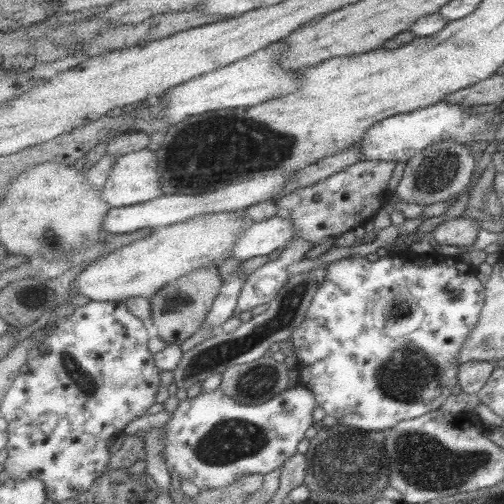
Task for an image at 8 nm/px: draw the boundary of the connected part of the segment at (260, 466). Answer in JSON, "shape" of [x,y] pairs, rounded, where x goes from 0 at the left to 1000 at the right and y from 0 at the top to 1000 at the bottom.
{"shape":[[[589,762],[550,782],[542,794],[522,802],[488,804],[470,798],[468,790],[446,782],[440,770],[397,780],[389,788],[355,798],[351,812],[341,819],[327,853],[327,913],[339,937],[349,937],[355,946],[369,948],[403,970],[446,970],[470,958],[486,940],[524,940],[558,931],[560,925],[589,901],[605,857],[617,845],[631,845],[621,833],[621,813],[629,804],[627,782],[613,768]]]}

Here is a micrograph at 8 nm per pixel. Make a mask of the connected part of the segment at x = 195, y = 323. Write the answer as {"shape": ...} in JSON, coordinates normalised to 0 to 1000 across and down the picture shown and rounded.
{"shape":[[[413,528],[383,536],[383,542],[367,544],[367,550],[312,577],[298,595],[304,615],[302,643],[312,651],[313,667],[333,685],[361,685],[401,655],[442,567],[444,554],[435,544],[433,528]]]}

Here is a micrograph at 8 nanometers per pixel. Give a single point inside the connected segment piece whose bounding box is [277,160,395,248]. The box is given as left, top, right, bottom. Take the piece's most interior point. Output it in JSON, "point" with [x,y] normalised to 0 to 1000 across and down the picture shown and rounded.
{"point":[692,395]}

